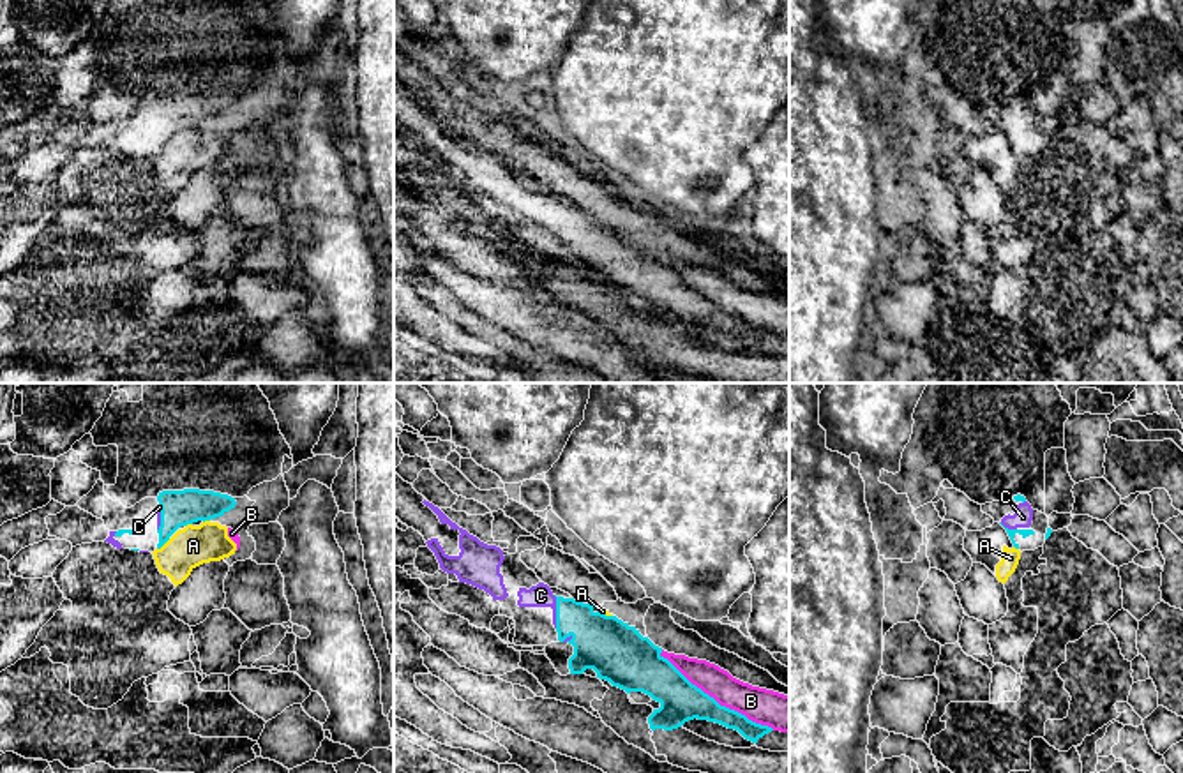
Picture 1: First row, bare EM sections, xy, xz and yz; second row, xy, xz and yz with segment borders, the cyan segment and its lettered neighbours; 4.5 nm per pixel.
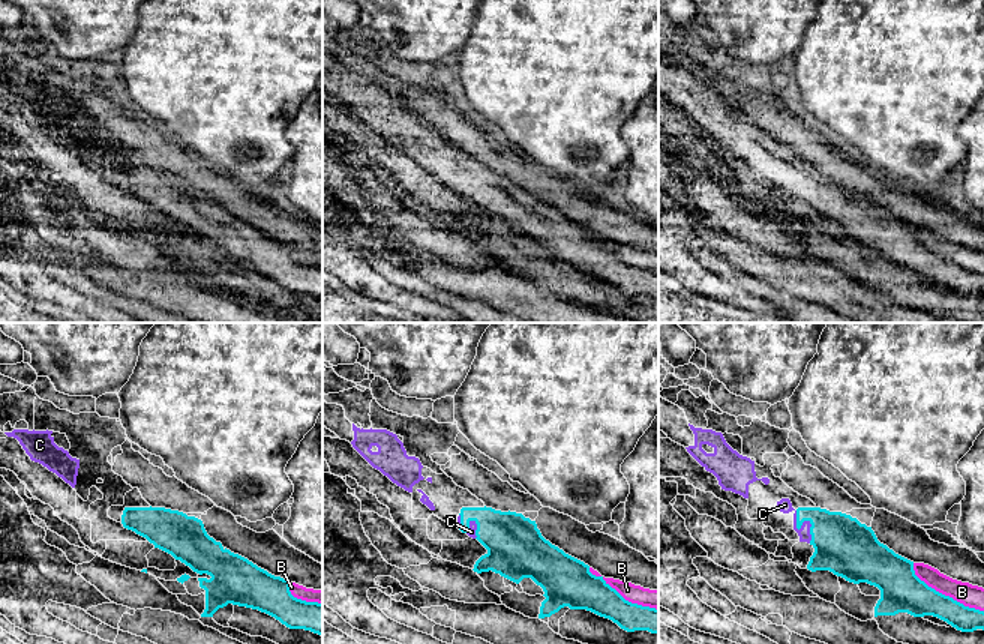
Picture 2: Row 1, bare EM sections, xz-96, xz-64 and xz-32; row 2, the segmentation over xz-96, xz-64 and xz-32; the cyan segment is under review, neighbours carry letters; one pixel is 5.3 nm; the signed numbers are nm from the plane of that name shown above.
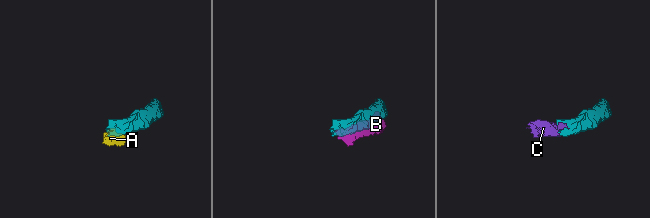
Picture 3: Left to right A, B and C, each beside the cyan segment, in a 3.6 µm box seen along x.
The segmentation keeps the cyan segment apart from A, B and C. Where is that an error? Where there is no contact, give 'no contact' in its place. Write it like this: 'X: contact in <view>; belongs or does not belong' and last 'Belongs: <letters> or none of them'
A: contact in xy; does not belong
B: contact in xz; does not belong
C: contact in xz; belongs
Belongs: C

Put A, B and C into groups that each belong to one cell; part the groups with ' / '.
A B / C

